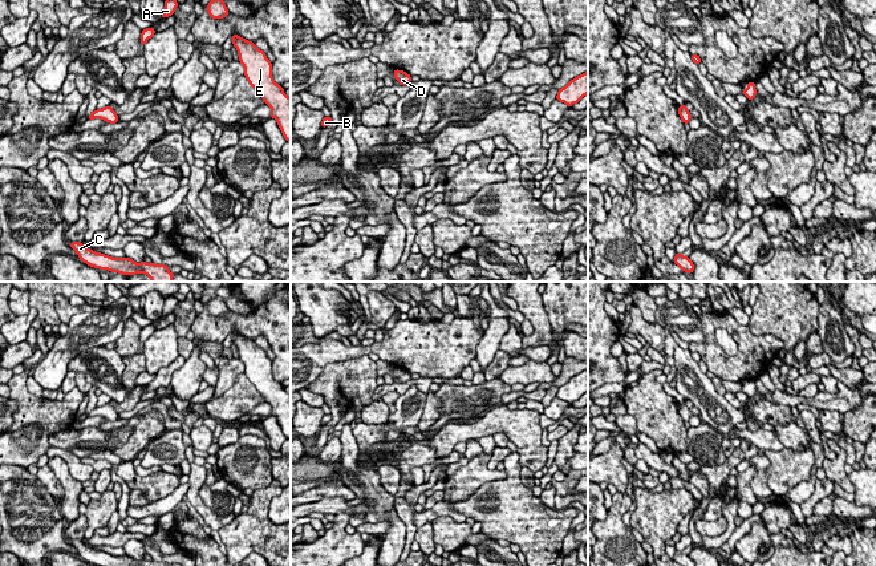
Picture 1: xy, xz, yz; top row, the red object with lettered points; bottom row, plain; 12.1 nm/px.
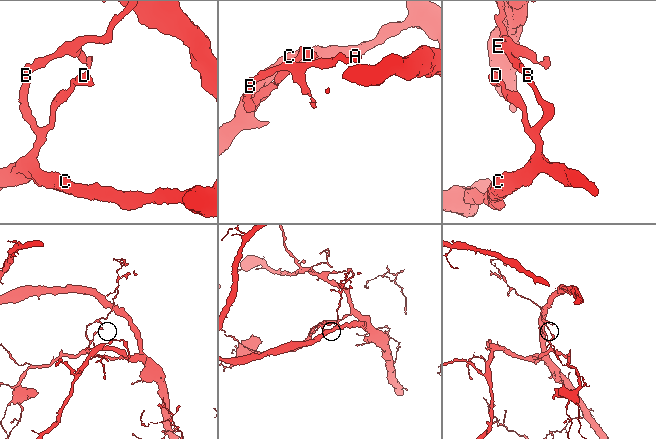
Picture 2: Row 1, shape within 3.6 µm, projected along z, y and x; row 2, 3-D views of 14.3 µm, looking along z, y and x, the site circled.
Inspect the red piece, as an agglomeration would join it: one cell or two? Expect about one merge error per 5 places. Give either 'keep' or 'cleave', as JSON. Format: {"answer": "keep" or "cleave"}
{"answer": "keep"}

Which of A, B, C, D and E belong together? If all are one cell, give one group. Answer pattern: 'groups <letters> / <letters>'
groups A B C D E

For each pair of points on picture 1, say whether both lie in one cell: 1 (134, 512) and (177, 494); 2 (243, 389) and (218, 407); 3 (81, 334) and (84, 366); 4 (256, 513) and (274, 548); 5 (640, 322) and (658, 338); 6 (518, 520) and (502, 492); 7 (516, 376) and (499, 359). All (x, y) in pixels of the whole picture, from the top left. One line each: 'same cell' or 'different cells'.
1: same cell
2: same cell
3: different cells
4: same cell
5: same cell
6: same cell
7: different cells

